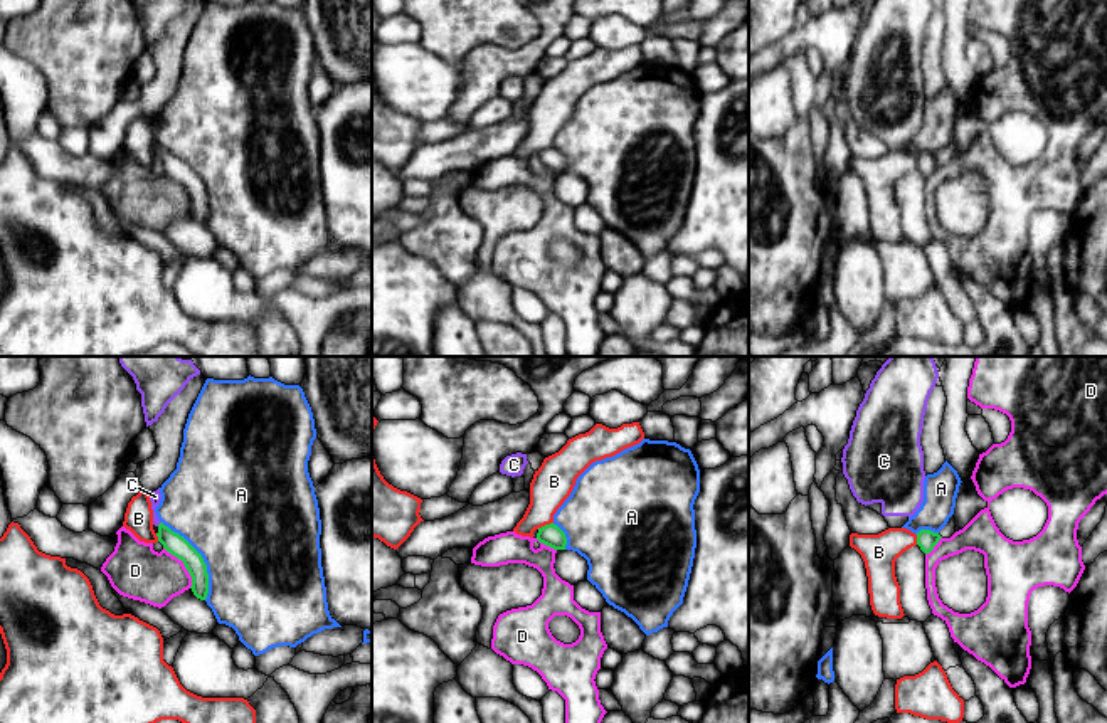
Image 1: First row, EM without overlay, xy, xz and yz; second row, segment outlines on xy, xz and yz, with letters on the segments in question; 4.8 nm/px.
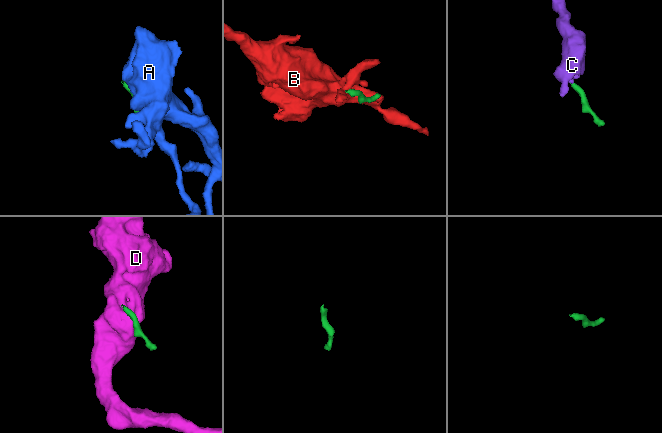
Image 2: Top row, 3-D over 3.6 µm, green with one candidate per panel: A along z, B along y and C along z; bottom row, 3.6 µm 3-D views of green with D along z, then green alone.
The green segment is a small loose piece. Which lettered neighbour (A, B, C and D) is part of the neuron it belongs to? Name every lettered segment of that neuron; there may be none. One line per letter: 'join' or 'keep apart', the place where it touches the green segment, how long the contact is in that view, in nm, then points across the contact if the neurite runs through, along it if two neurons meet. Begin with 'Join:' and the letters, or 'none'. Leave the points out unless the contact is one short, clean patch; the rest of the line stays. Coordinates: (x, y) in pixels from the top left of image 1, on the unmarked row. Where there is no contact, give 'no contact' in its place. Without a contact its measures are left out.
Join: C
A: keep apart; contact xy (202, 182); length 440 nm
B: keep apart; contact xz (545, 148); length 90 nm; border xz (552, 145), (537, 152)
C: join; no contact
D: keep apart; contact xy (184, 187); length 240 nm; border xy (164, 170), (182, 185), (190, 200), (190, 211)

